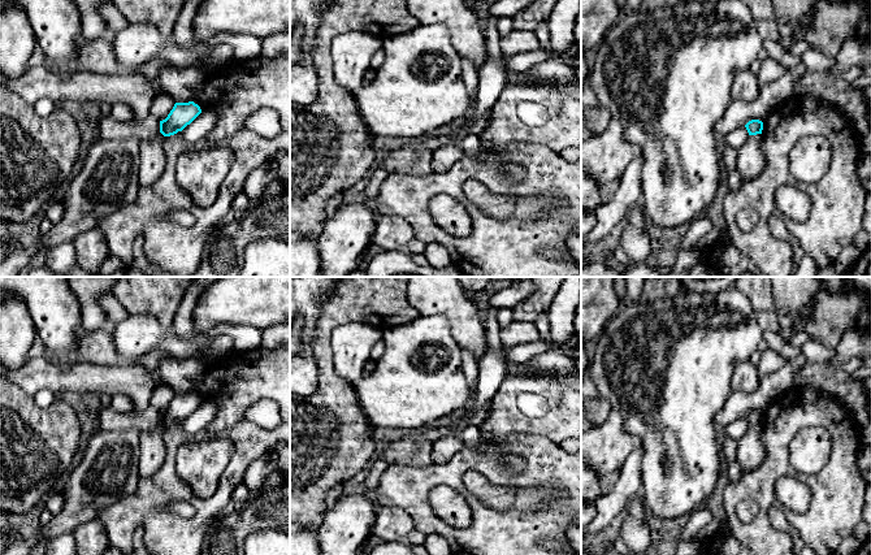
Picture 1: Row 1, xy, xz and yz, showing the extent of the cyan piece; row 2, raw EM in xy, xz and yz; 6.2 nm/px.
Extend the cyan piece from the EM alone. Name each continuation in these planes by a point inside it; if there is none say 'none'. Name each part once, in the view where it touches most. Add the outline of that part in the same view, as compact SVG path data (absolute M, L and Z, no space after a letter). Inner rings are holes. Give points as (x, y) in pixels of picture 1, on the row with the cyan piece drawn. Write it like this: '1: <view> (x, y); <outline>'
none

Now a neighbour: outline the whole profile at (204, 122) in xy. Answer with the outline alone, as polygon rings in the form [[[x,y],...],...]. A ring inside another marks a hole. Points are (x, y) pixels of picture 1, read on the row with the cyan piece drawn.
[[[211,109],[203,110],[181,131],[182,138],[188,143],[195,143],[204,139],[214,127],[217,118],[218,116],[216,112]]]

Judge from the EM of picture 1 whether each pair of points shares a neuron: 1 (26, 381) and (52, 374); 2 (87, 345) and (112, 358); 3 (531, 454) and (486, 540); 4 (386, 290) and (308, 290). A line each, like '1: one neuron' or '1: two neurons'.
1: one neuron
2: one neuron
3: one neuron
4: two neurons

